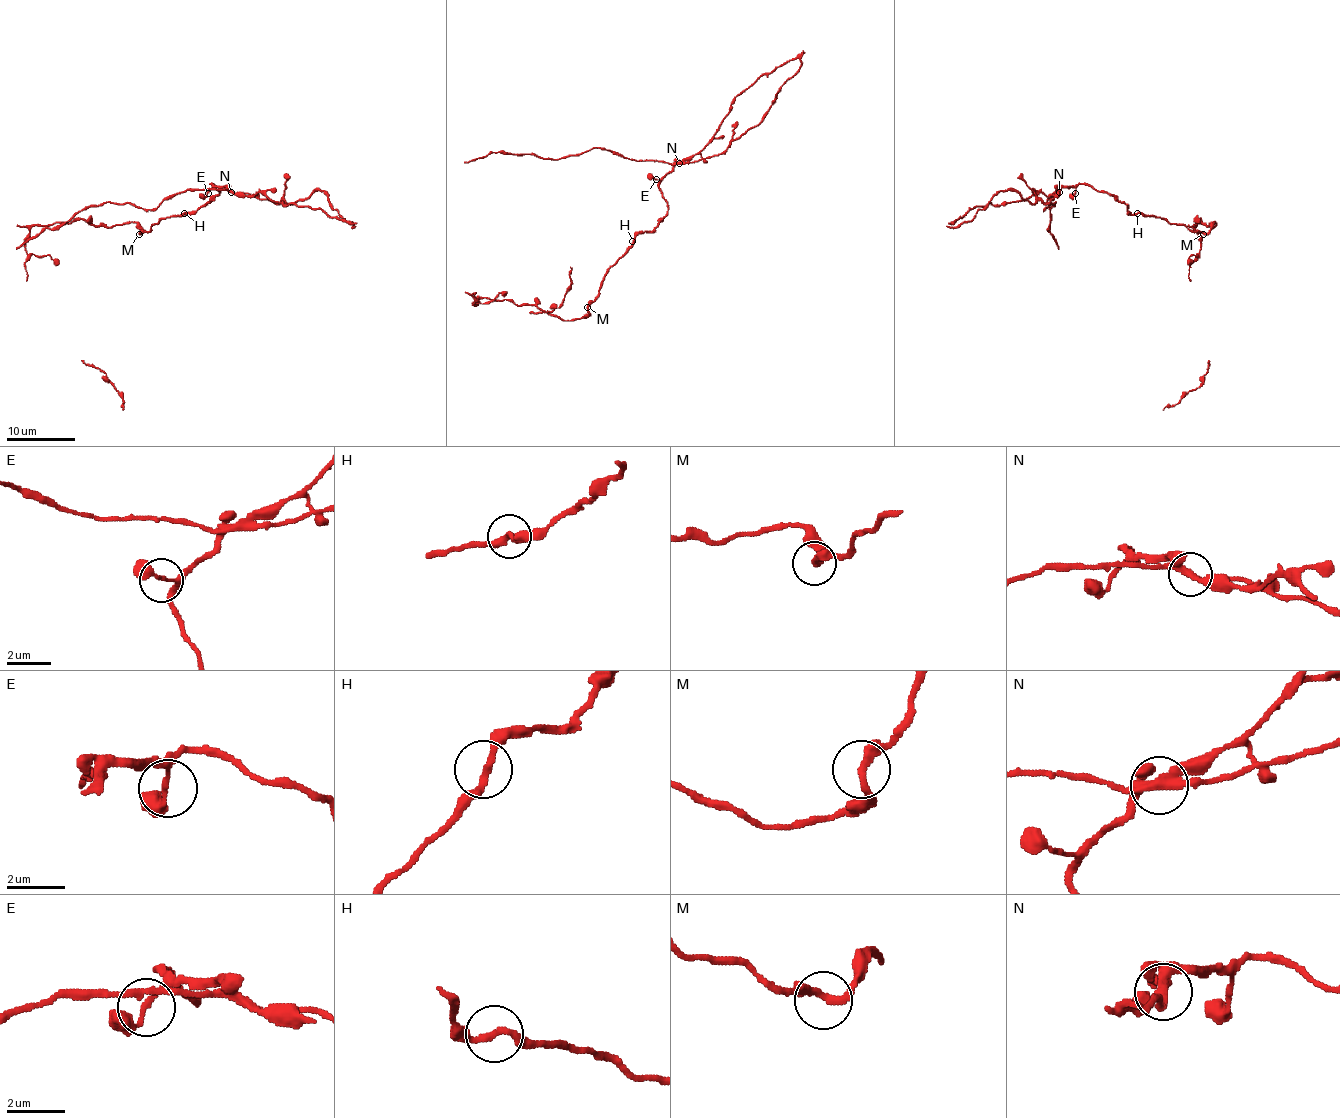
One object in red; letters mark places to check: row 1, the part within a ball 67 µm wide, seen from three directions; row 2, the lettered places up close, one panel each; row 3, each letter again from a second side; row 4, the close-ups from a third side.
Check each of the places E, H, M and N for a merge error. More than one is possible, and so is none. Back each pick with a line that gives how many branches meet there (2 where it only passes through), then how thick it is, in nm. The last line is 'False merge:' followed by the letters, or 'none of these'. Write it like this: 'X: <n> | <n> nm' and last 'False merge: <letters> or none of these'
N: 3 | 280 nm
False merge: N

